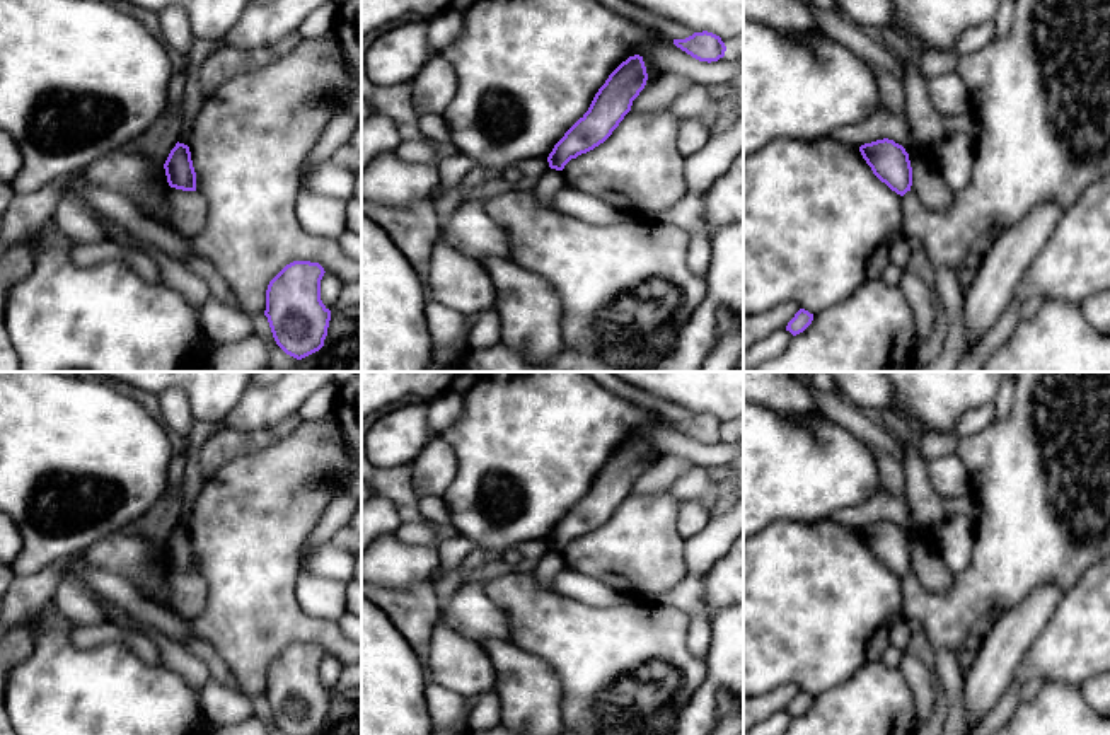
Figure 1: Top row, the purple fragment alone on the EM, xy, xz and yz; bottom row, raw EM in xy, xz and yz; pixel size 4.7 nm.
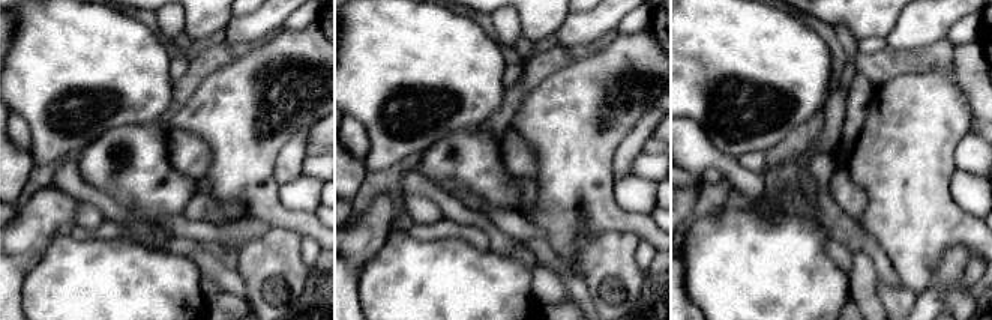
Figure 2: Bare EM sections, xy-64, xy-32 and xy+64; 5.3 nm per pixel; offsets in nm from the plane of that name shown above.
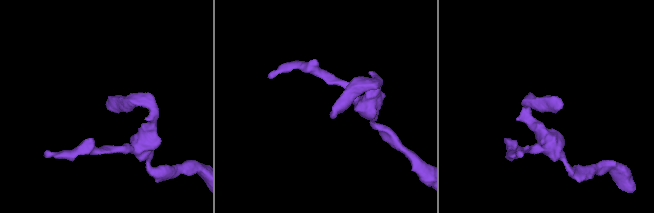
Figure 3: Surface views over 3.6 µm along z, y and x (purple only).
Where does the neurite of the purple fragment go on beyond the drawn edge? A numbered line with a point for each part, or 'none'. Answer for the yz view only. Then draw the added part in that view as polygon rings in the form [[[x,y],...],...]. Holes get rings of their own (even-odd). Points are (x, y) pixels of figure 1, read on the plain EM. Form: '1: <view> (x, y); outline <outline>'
none

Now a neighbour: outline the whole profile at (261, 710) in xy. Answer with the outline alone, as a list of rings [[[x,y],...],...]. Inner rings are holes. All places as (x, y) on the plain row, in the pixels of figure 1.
[[[257,696],[252,697],[251,701],[252,701],[254,718],[259,718],[268,725],[269,735],[285,735],[273,720],[268,699],[264,696]]]

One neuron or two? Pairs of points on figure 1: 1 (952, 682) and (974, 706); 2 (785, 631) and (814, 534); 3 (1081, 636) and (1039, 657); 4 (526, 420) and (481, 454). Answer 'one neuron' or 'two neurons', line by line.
1: two neurons
2: one neuron
3: one neuron
4: one neuron

